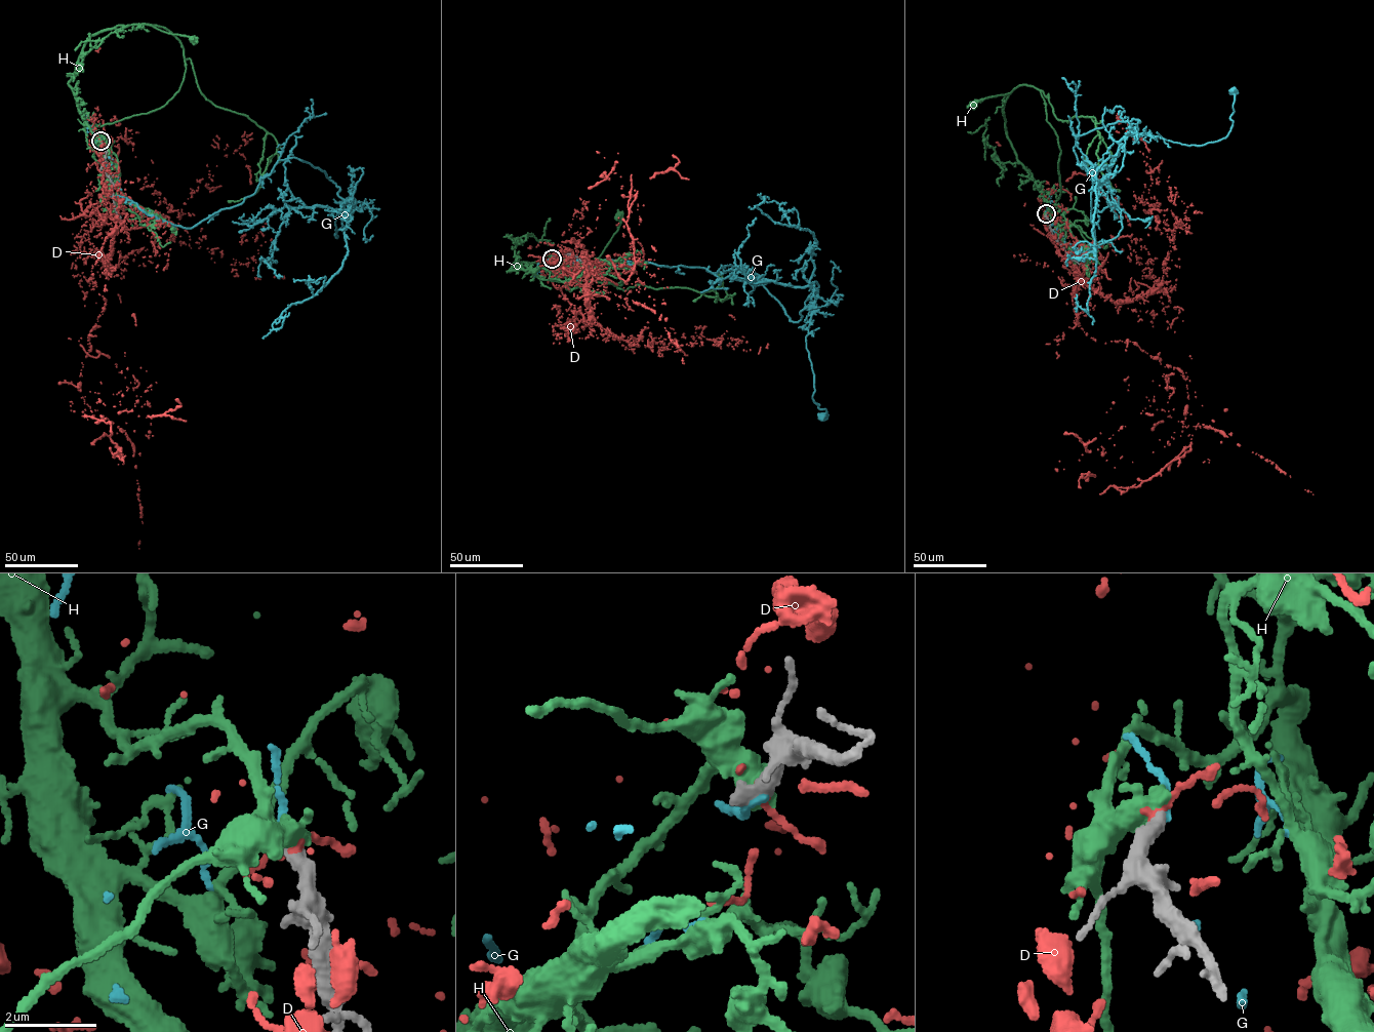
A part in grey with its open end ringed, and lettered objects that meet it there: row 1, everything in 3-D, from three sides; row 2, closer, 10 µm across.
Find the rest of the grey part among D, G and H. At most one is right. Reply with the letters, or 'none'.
none

